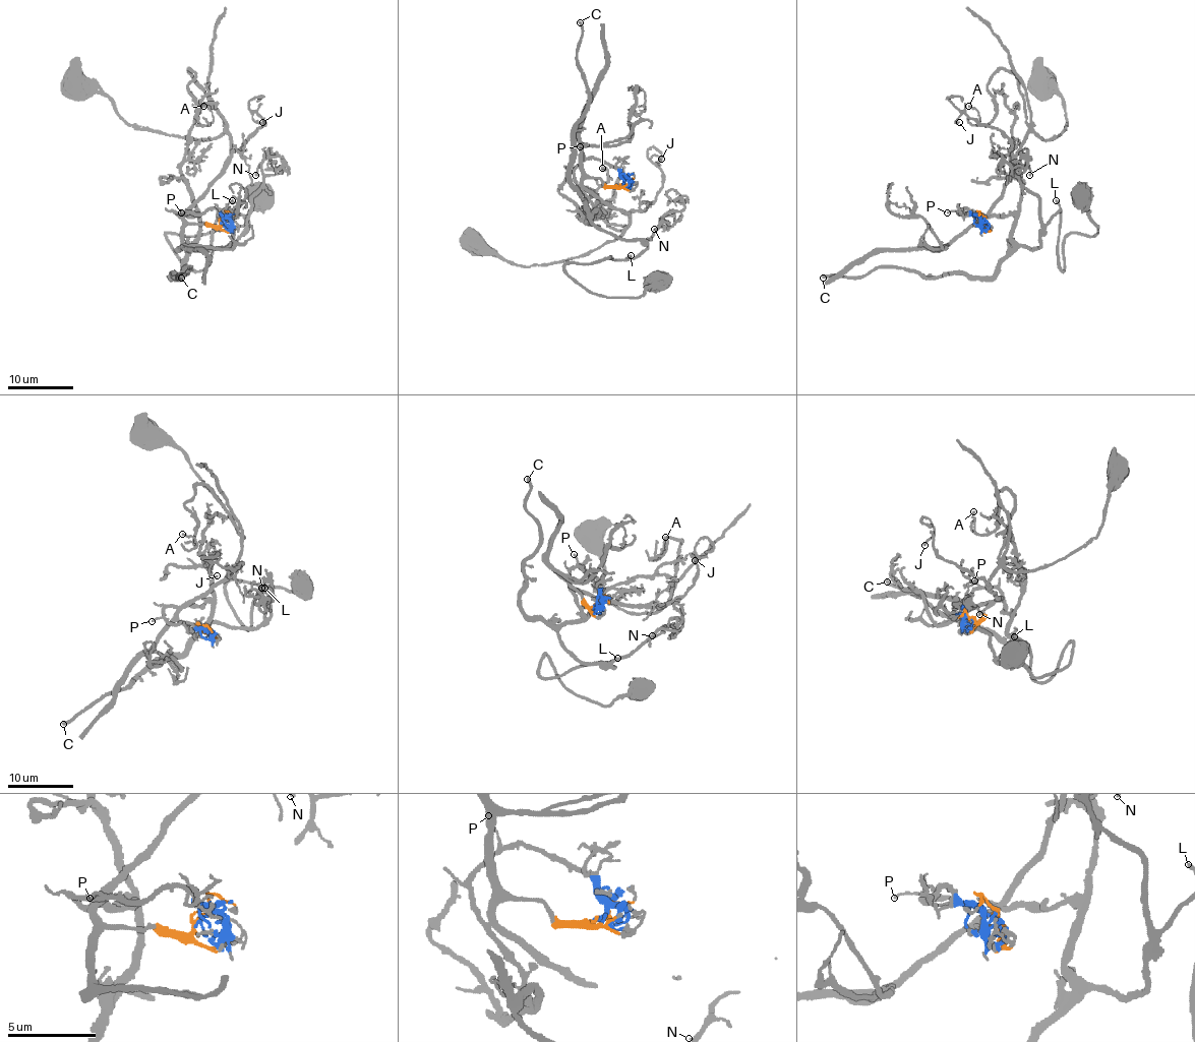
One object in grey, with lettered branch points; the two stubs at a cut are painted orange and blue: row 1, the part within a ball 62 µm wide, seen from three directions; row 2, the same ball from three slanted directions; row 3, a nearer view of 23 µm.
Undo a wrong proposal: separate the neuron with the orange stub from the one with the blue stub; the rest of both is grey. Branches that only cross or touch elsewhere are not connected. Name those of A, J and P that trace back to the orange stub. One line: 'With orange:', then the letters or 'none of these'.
With orange: A, J

